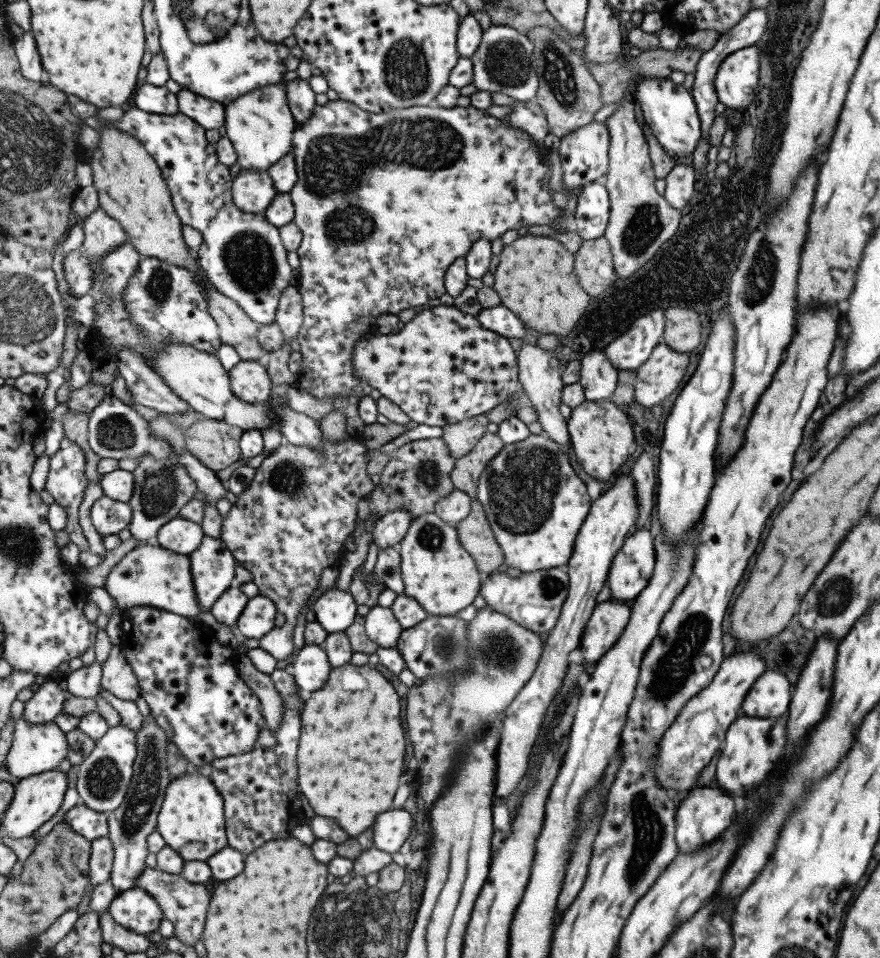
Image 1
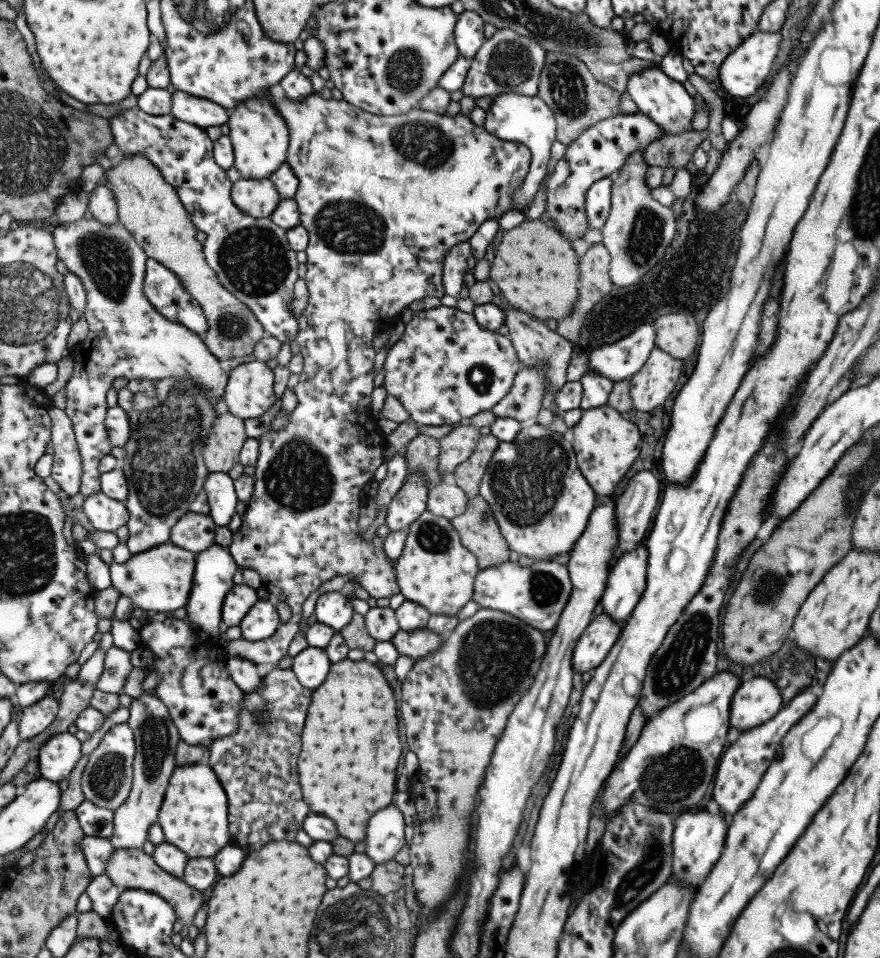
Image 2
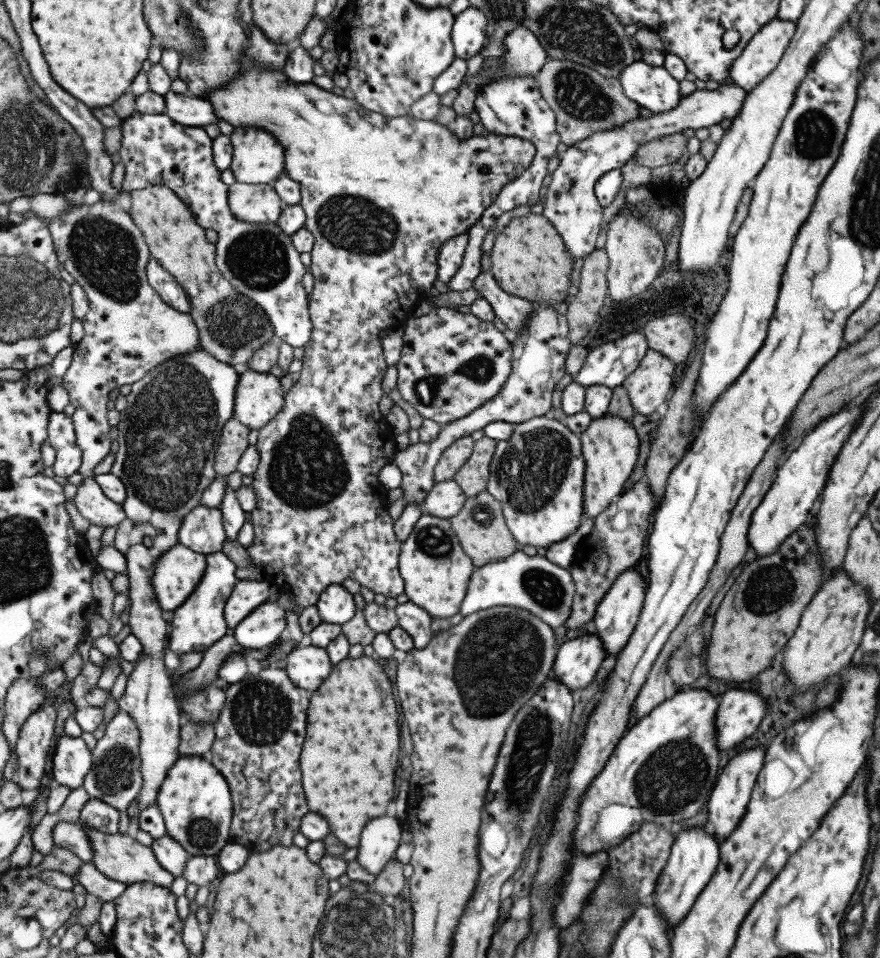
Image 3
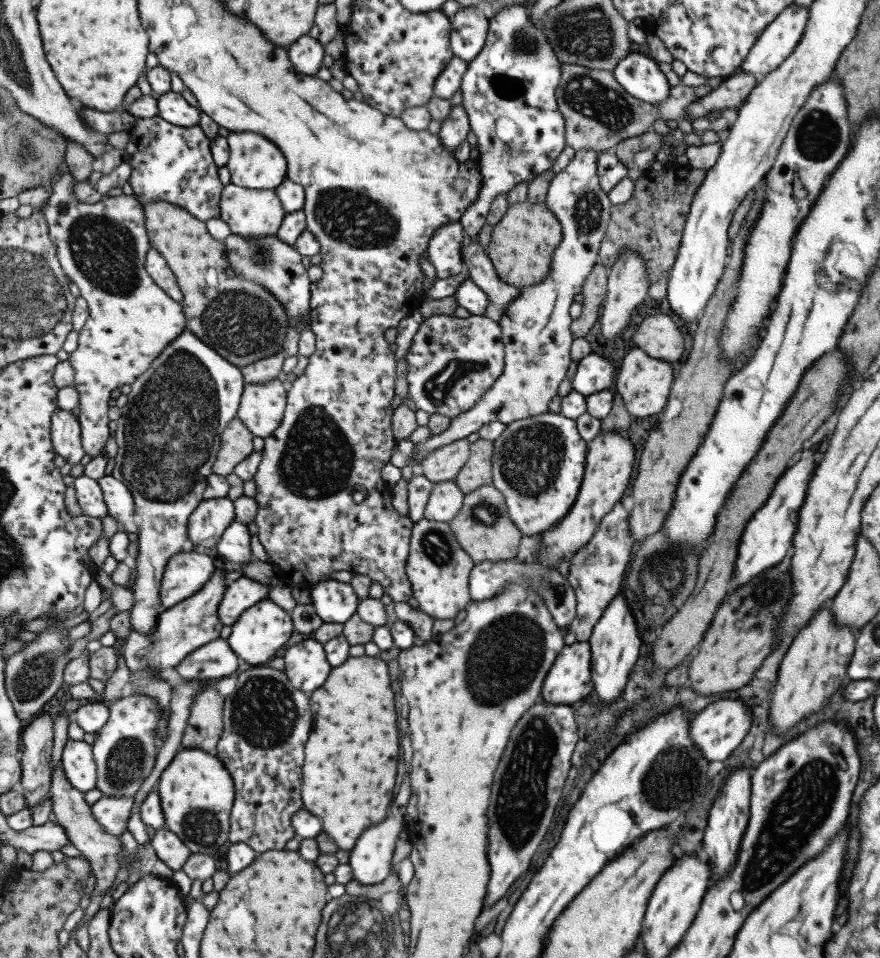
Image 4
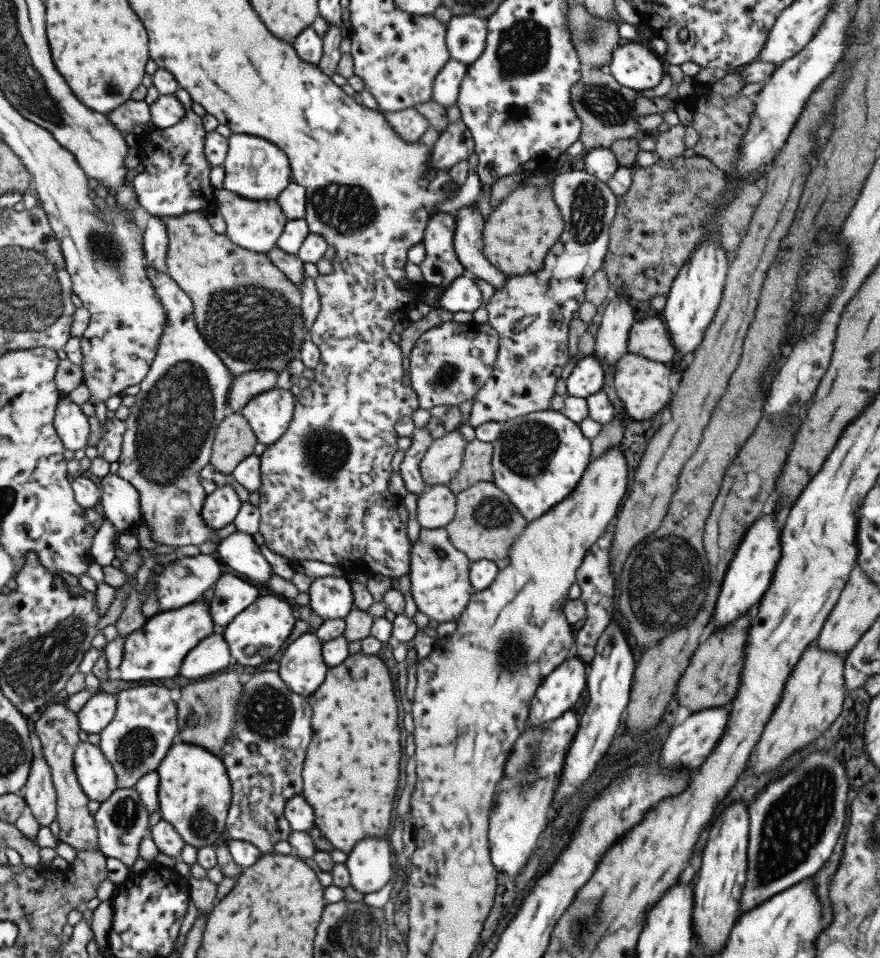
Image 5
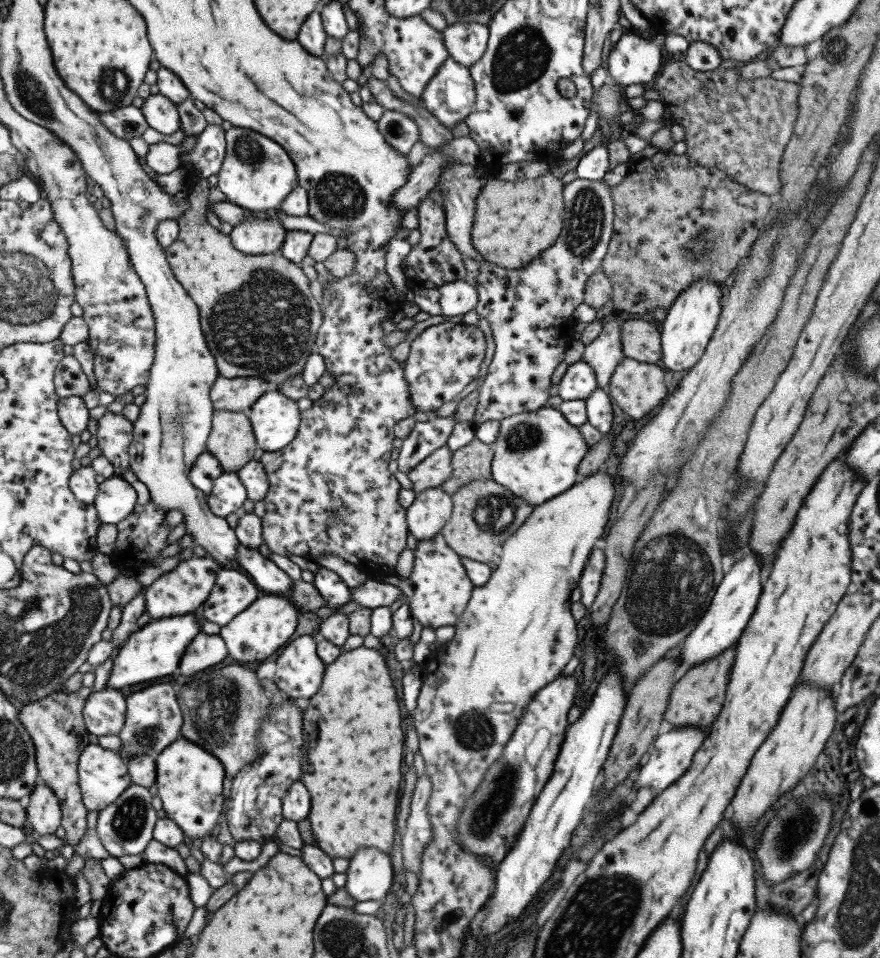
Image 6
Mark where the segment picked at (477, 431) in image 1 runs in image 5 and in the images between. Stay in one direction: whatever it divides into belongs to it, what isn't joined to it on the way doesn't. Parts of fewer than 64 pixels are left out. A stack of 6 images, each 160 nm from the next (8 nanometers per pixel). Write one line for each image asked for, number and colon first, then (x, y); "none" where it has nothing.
2: (457, 445)
3: (457, 452)
4: (442, 464)
5: (438, 465)

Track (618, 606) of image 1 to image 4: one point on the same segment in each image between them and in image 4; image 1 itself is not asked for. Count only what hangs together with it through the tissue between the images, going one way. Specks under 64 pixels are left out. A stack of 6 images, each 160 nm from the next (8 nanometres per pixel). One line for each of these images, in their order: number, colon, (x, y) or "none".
2: (598, 637)
3: (576, 660)
4: (568, 679)

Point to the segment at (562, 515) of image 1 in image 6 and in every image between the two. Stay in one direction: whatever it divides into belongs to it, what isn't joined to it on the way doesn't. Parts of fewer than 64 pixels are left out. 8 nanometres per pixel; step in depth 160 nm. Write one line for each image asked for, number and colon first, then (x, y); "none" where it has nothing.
2: (540, 501)
3: (536, 475)
4: (537, 464)
5: (537, 459)
6: (536, 454)

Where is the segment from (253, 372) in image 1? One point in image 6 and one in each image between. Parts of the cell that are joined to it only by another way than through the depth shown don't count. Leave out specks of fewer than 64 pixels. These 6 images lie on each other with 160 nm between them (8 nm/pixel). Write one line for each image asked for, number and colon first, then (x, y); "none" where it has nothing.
2: (250, 393)
3: (260, 398)
4: (263, 407)
5: (270, 413)
6: (276, 418)

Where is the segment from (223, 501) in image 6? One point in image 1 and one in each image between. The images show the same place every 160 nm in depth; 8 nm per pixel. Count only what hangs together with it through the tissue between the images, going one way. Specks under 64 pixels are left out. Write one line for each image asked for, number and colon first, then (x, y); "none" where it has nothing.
1: (182, 536)
2: (195, 532)
3: (203, 530)
4: (209, 523)
5: (222, 507)

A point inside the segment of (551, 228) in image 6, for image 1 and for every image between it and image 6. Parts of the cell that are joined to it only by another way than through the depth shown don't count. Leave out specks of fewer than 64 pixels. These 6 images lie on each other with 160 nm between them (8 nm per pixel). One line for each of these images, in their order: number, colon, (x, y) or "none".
1: (534, 279)
2: (536, 271)
3: (528, 259)
4: (521, 243)
5: (517, 234)

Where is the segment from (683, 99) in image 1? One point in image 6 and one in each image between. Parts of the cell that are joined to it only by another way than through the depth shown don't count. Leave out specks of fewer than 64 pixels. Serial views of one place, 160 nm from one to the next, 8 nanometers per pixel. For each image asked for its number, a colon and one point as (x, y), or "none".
2: (662, 100)
3: (650, 87)
4: (639, 76)
5: (632, 65)
6: (632, 60)

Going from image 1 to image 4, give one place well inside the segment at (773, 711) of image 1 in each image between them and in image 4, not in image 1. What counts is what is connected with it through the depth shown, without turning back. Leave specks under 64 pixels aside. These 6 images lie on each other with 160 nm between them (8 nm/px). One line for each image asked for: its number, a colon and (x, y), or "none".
2: (756, 700)
3: (739, 712)
4: (717, 730)

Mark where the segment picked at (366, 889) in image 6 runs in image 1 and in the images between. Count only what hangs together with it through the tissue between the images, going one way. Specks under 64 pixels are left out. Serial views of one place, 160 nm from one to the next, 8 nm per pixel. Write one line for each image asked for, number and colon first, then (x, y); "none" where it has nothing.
1: (389, 832)
2: (384, 839)
3: (380, 838)
4: (370, 858)
5: (369, 862)

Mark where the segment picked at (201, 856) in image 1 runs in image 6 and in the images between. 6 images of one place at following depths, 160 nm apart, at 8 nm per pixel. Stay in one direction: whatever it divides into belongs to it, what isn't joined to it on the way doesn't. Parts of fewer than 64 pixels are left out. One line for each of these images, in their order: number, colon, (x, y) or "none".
2: (195, 816)
3: (195, 799)
4: (197, 791)
5: (195, 792)
6: (191, 782)

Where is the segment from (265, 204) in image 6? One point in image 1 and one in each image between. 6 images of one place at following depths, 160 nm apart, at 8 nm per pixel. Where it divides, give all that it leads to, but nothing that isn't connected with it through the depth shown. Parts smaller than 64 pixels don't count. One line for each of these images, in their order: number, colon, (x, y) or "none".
1: (261, 125)
2: (261, 136)
3: (259, 158)
4: (256, 162)
5: (257, 169)

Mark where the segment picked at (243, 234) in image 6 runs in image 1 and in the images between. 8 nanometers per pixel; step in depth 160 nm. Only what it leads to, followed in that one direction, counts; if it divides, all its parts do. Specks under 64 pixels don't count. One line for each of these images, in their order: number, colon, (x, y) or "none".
1: (253, 191)
2: (259, 198)
3: (256, 203)
4: (251, 213)
5: (256, 225)

